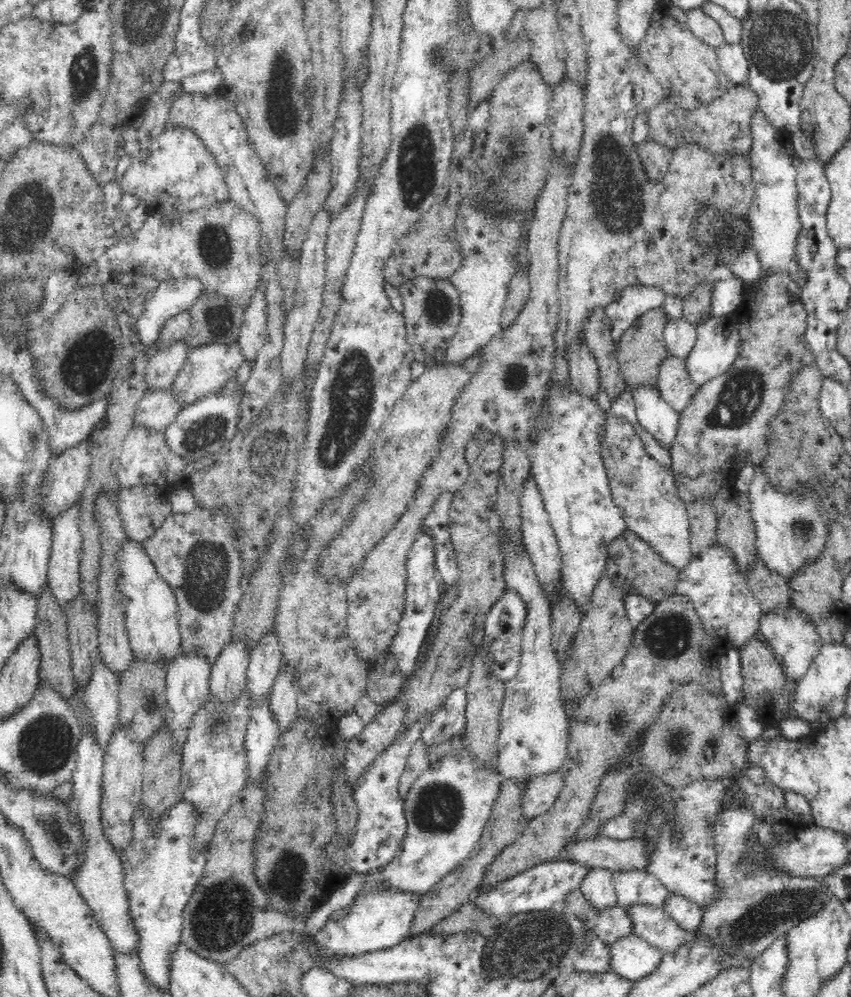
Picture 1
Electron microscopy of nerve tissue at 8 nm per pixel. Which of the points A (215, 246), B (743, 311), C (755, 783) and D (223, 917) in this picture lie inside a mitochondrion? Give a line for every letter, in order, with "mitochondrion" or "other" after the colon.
A: mitochondrion
B: other
C: other
D: mitochondrion

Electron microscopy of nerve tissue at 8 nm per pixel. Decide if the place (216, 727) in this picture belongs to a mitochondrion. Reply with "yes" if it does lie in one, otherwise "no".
yes

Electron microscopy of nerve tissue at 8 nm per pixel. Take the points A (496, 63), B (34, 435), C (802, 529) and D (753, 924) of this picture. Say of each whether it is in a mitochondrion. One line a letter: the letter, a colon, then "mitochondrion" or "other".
A: other
B: mitochondrion
C: mitochondrion
D: mitochondrion

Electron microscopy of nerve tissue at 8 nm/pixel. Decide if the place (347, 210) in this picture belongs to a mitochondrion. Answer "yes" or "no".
no

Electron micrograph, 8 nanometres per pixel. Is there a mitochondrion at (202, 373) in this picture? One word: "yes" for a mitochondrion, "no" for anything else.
no

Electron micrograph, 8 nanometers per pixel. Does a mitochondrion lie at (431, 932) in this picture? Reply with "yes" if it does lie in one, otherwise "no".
no

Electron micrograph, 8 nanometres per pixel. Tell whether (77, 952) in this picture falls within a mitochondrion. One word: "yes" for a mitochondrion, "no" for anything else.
no

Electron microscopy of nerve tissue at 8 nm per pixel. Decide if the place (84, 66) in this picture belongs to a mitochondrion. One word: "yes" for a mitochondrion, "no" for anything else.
yes

